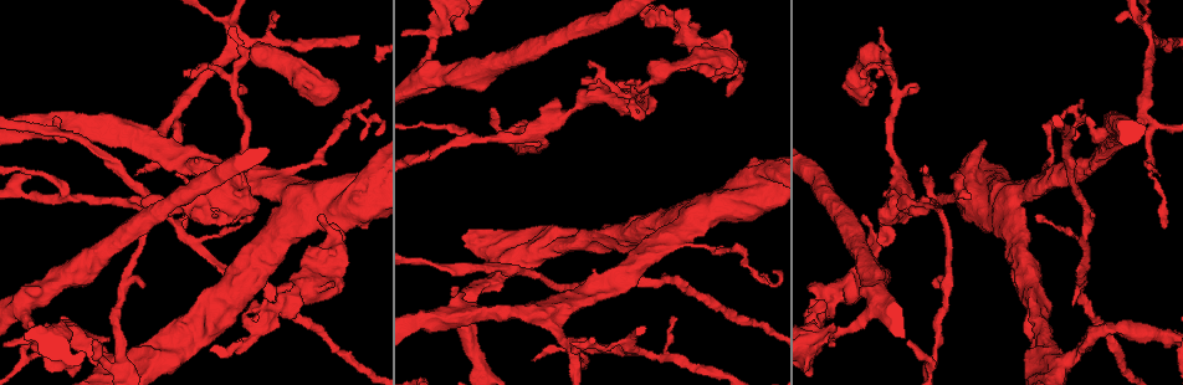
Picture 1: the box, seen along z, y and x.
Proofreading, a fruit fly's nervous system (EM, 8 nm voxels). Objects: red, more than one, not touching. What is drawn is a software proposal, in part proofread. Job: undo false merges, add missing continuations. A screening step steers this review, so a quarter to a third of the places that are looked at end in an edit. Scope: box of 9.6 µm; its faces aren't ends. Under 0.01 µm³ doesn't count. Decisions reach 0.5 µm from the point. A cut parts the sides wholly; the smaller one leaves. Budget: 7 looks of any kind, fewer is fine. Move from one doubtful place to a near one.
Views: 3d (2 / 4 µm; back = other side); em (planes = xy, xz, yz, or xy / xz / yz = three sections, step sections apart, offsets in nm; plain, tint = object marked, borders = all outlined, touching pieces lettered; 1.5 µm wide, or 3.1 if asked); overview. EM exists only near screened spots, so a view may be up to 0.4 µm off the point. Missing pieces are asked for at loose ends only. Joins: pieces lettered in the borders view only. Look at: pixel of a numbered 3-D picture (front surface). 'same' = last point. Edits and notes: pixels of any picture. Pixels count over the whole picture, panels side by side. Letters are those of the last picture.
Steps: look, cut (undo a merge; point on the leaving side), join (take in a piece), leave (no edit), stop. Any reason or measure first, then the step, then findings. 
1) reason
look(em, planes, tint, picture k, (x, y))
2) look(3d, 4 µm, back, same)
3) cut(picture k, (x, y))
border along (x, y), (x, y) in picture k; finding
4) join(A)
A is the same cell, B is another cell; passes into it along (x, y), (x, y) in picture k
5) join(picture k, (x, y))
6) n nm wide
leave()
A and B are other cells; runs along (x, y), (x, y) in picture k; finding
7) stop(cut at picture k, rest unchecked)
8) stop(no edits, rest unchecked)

abrupt turn
look(em, planes, borders, picture 1, (338, 241))

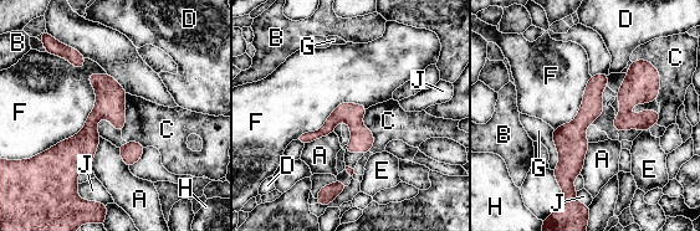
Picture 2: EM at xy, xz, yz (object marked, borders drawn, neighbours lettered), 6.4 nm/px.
140 nm wide
leave()
A, B, C, D, E, F, G, H and J are other cells; runs along (604, 76), (571, 137), (563, 183) in picture 2; continuous, no second neuron

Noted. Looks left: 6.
free end
look(3d, 2 µm, picture 1, (949, 178))

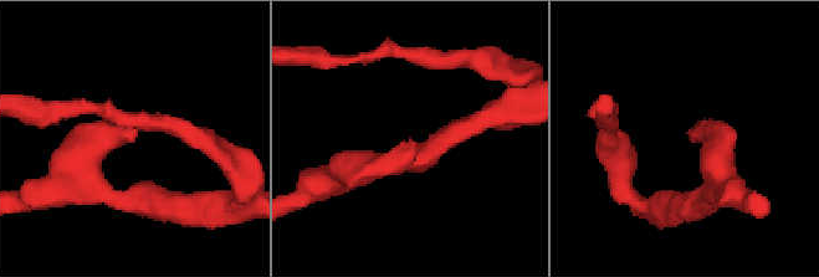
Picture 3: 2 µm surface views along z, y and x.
arms of 160, 200 nm
look(em, planes, borders, picture 3, (133, 132))

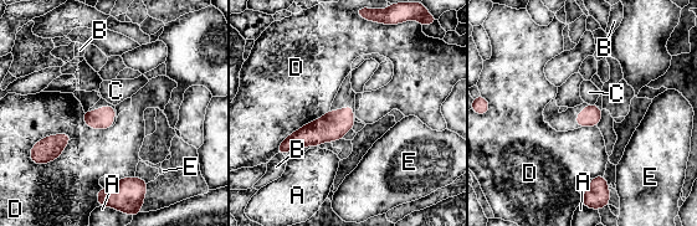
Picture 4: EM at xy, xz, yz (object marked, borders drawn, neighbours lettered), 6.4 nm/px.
leave()
A, B, C, D and E are other cells; runs along (349, 109), (332, 127), (282, 149) in picture 4; no lettered piece goes on from it

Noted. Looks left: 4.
tapers out
look(em, planes, borders, picture 1, (230, 27))

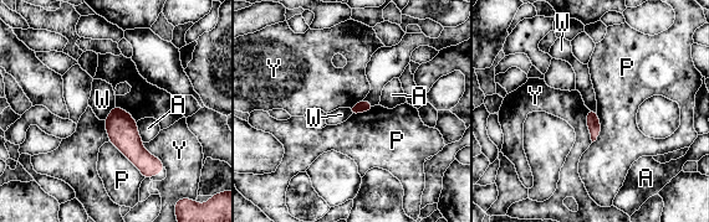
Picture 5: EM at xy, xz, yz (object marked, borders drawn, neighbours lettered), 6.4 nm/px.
leave()
A, P, W and Y are other cells; border along (115, 106), (105, 119) in picture 5; no lettered piece goes on from it

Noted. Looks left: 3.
stop(no edits, rest unchecked)

